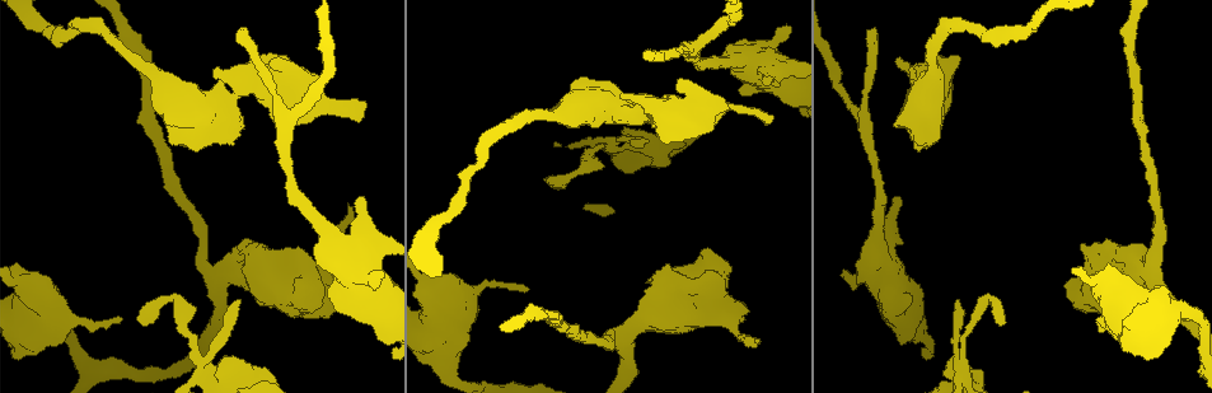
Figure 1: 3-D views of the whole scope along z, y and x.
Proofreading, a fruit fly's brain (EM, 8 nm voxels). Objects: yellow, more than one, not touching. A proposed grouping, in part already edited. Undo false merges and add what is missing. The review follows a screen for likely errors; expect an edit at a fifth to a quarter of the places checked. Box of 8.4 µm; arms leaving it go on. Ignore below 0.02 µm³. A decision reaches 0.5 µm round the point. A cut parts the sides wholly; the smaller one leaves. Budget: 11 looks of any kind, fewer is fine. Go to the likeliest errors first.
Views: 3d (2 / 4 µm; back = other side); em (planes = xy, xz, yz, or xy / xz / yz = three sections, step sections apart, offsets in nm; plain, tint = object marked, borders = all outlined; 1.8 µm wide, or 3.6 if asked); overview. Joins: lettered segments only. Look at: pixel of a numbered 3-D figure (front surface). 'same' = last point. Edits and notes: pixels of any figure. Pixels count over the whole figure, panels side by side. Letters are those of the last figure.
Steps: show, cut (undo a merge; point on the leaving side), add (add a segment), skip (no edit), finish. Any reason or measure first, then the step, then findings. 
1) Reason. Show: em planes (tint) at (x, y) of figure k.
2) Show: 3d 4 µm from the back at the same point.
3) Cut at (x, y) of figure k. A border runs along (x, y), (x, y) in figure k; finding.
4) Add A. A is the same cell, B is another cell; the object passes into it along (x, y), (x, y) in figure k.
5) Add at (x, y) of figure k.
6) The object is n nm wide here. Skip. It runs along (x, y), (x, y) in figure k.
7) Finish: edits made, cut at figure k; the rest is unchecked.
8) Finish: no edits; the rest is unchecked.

Thin end. Show: 3d 2 µm at (647, 141) of figure 1.

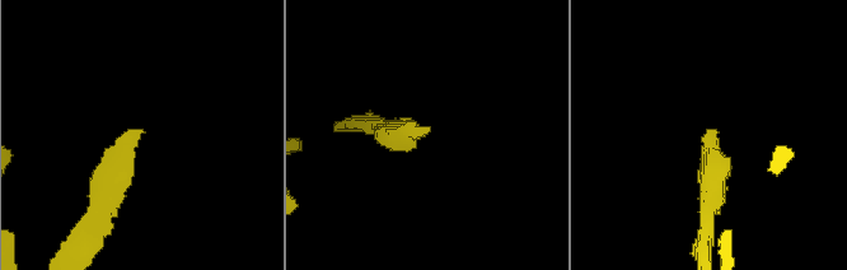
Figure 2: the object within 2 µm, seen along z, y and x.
Now the EM. Show: em xz step 4 (borders) at (422, 131) of figure 2.

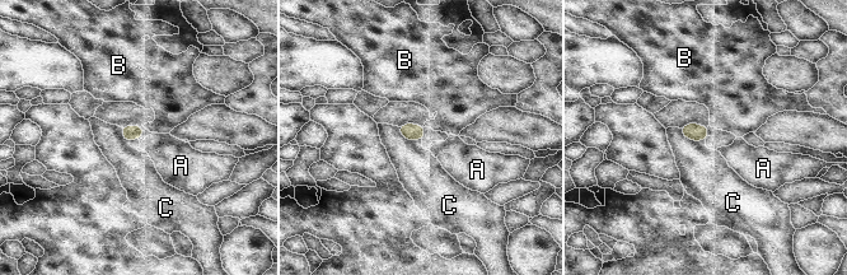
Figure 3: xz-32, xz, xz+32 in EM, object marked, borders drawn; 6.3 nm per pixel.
Skip. A, B and C are other cells; none of them fits.

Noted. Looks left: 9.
Free end. Show: em planes (borders) at (648, 57) of figure 1.

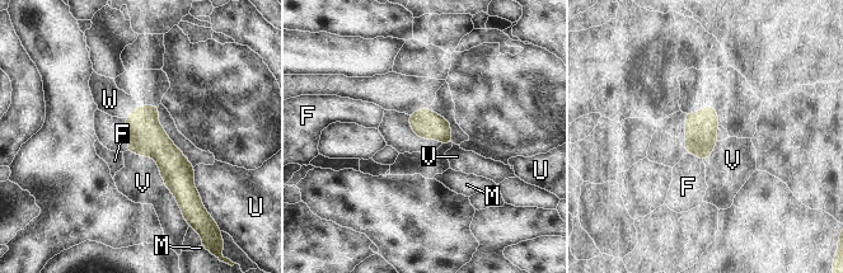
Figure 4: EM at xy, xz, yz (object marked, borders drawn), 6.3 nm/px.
Add at (109, 99) of figure 4. W is the same cell, F, M, U and V are other cells; the object passes into it along (148, 139), (132, 111), (109, 99) in figure 4; the cell continues.

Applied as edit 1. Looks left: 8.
Show: overview.

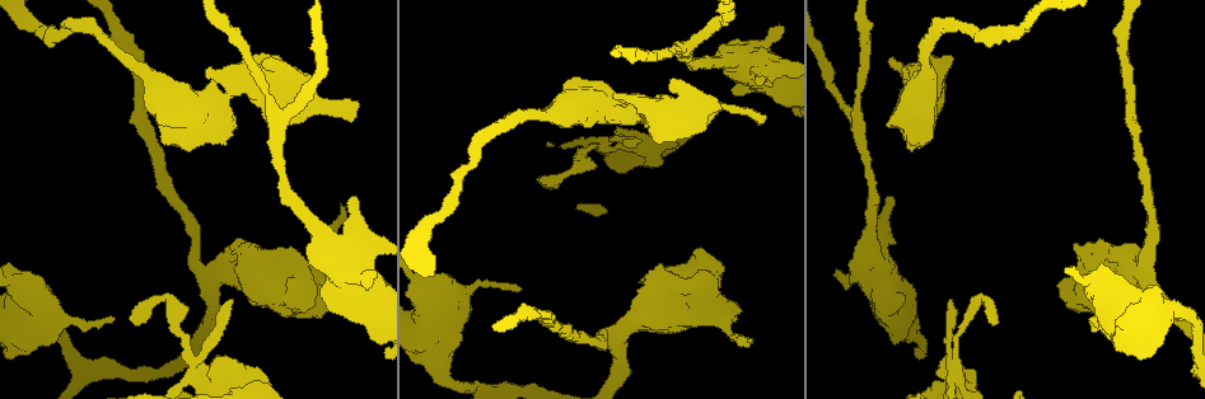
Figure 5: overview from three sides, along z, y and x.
An open end. Show: em planes (borders) at (350, 121) of figure 5.

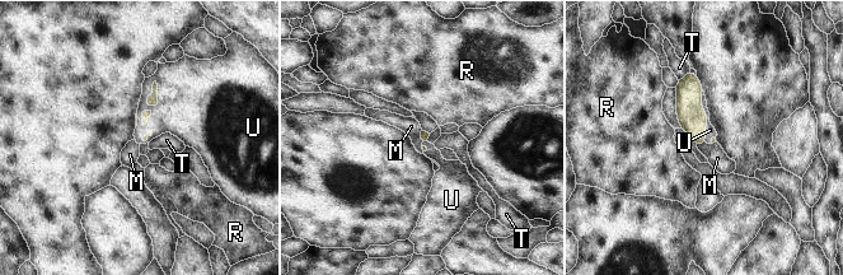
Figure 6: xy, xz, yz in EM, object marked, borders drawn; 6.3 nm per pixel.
The longest contact is with U, 170 nm. Add at (191, 93) of figure 6. U is the same cell, M, R and T are other cells; the object passes into it along (153, 98), (151, 93), (191, 93) in figure 6; the cell continues.

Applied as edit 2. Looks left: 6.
Redraw. Show: overview.

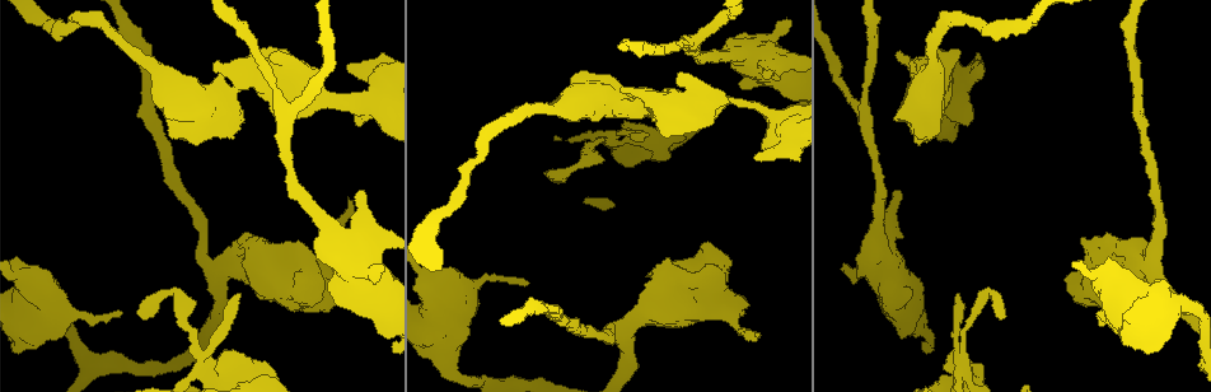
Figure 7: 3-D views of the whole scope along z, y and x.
End of a long branch. Show: 3d 4 µm at (145, 319) of figure 7.

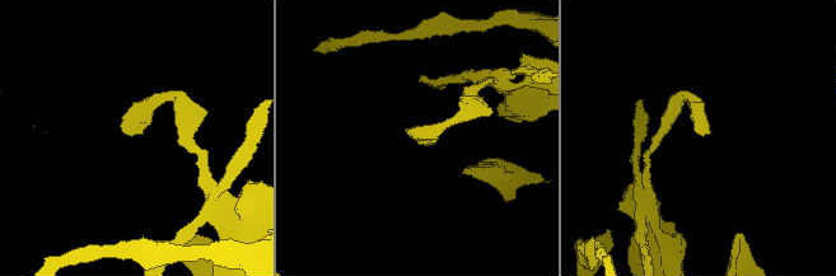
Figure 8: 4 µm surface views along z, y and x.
Show: em xy step 4 (borders) at (703, 136) of figure 8.

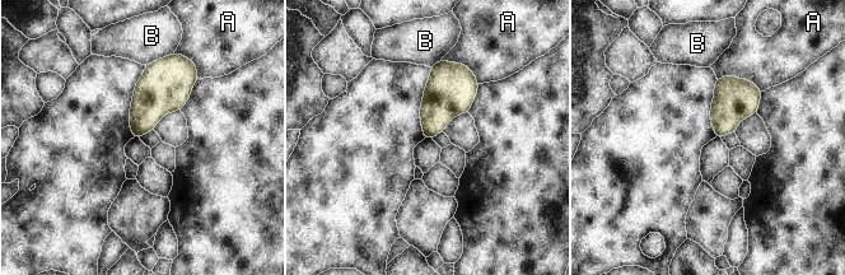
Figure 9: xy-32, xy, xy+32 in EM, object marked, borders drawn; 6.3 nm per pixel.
The object is 190 nm wide here. Skip. A and B are other cells; none of them fits.

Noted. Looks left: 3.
Branch stops here. Show: 3d 2 µm at (360, 191) of figure 7.

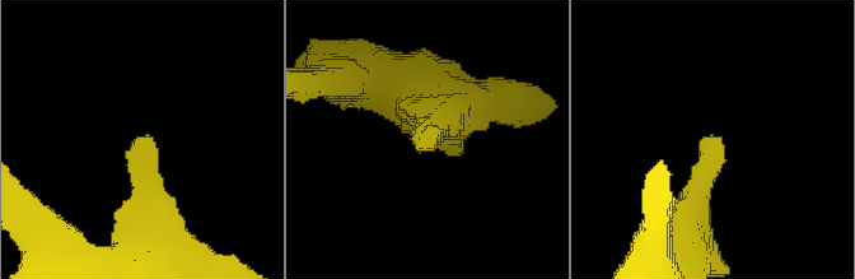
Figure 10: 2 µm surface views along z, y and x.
Show: em planes (tint) at (151, 139) of figure 10.

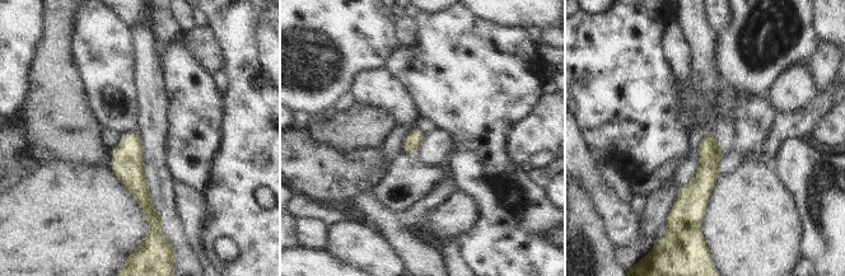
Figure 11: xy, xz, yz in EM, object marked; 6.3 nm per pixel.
Show: em planes (borders) at the same point.

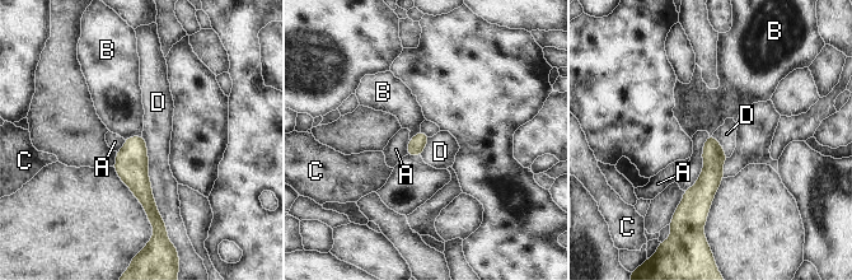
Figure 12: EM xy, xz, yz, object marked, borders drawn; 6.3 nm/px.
Skip. A, B, C and D are other cells; a border runs along (143, 135), (151, 194), (165, 224) in figure 12; no lettered segment goes on from it.

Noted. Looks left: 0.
Finish: edits made, add at figure 4, add at figure 6; the rest is unchecked.

